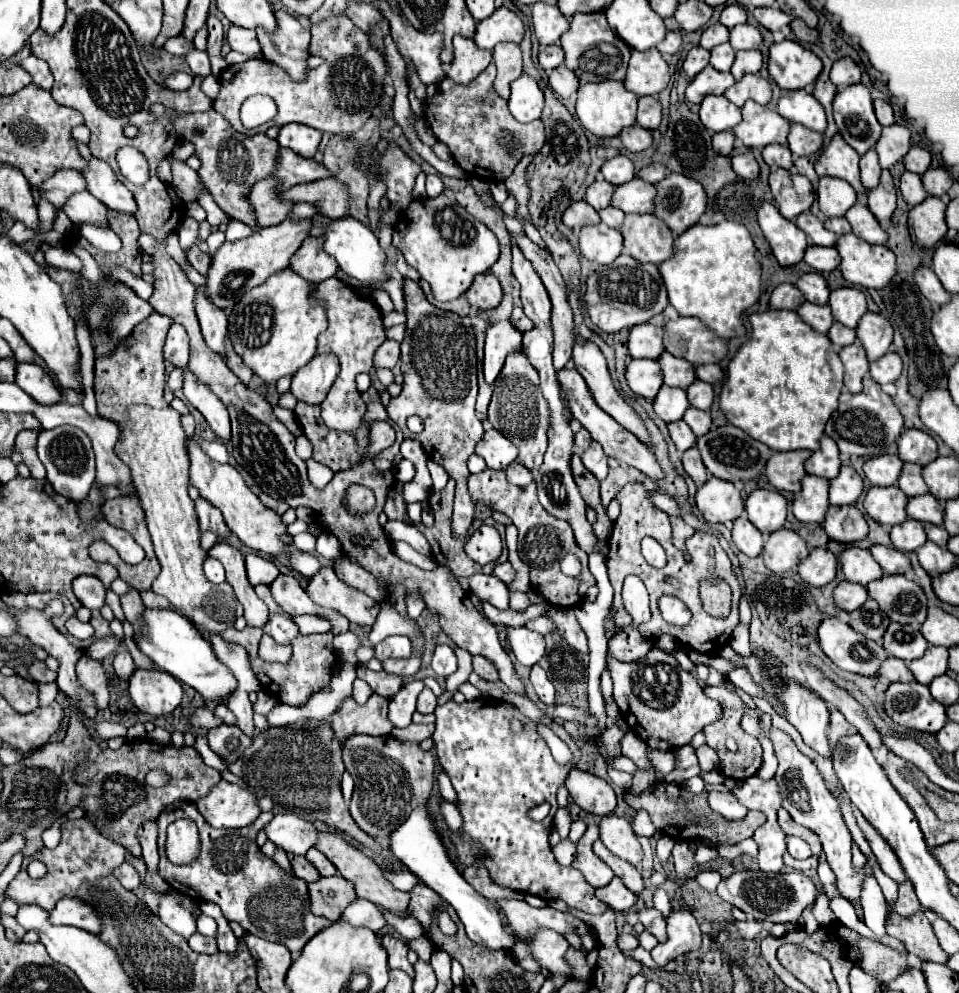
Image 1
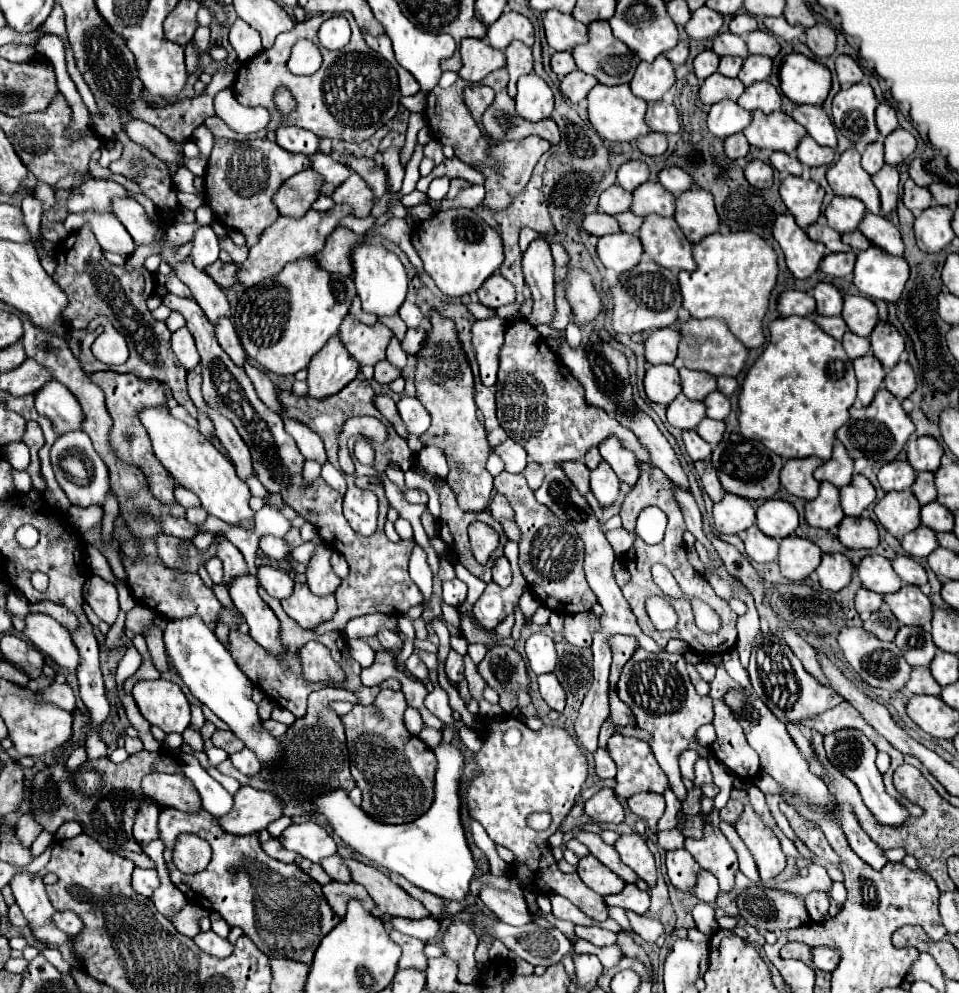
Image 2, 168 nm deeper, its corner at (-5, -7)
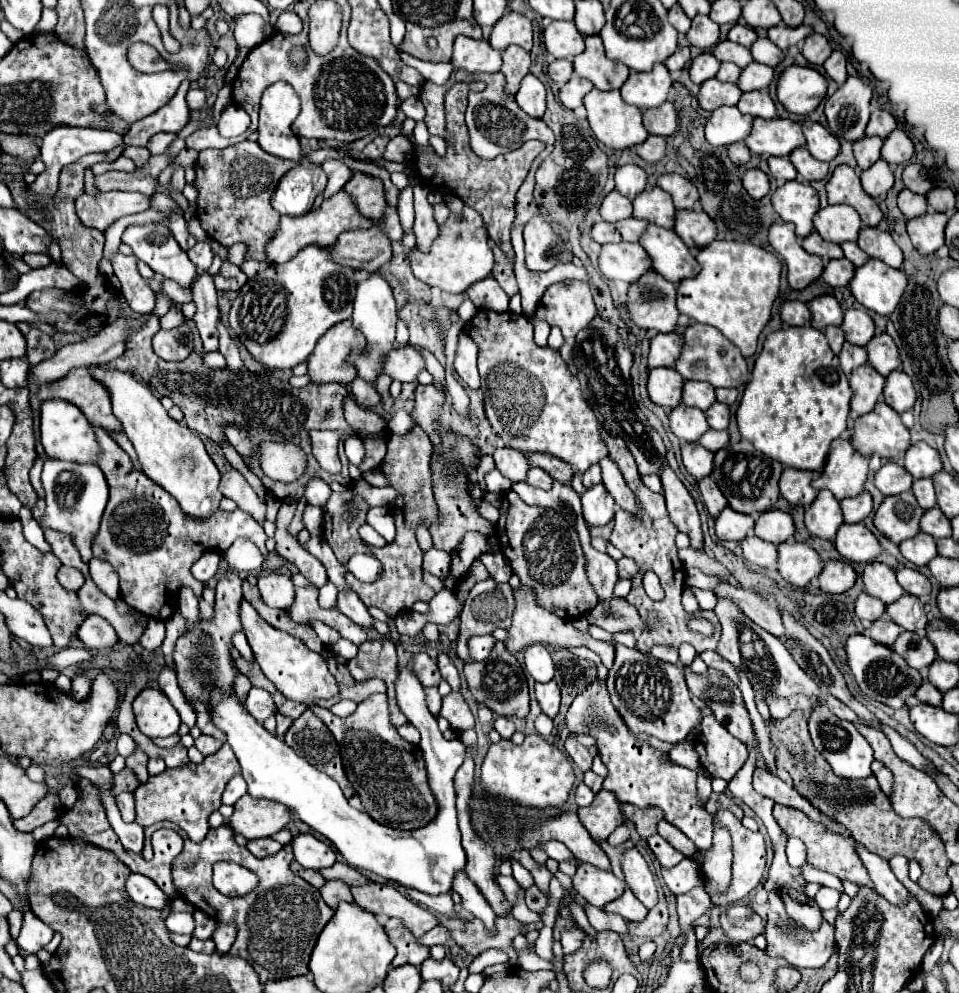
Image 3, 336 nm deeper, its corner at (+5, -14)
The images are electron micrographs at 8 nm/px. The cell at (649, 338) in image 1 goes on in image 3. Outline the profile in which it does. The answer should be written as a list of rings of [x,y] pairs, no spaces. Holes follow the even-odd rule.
[[[675,332],[657,334],[655,338],[651,338],[647,368],[653,370],[659,366],[673,366],[679,352],[681,352],[681,336],[679,334],[675,334]]]

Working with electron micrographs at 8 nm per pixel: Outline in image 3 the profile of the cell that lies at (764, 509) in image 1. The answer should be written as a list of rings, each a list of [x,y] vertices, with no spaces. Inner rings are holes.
[[[767,510],[767,512],[761,512],[753,530],[759,538],[763,538],[771,544],[781,544],[781,542],[793,538],[795,526],[793,526],[793,518],[787,512]]]

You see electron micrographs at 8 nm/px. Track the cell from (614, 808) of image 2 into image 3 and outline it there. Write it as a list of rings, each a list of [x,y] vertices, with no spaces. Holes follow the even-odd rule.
[[[607,790],[597,792],[593,804],[587,808],[579,808],[577,814],[593,840],[605,840],[617,826],[623,824],[619,802]]]

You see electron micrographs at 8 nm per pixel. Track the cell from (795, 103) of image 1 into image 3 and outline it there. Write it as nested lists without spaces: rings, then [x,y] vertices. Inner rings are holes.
[[[805,120],[801,124],[805,140],[807,140],[807,150],[817,158],[817,160],[833,160],[839,154],[839,140],[821,124]]]

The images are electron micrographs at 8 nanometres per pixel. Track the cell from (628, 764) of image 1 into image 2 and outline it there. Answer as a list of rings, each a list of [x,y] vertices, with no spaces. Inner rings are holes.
[[[597,749],[595,751],[595,773],[605,779],[605,777],[615,777],[617,773],[617,767],[615,767],[615,761],[609,757],[609,751],[607,749]]]

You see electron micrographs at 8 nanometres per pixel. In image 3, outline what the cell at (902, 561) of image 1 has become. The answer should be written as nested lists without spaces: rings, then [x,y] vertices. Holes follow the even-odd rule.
[[[903,566],[903,568],[897,568],[895,574],[897,574],[897,582],[903,586],[905,592],[909,592],[913,596],[919,596],[919,598],[929,596],[931,582],[919,570],[913,570],[913,568]]]

